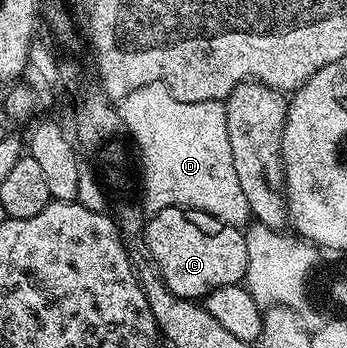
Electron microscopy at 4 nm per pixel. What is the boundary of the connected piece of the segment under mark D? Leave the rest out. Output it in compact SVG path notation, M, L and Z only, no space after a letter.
M147 84L119 100L118 111L121 125L136 139L145 213L167 208L196 208L225 224L249 223L250 202L246 202L234 170L230 134L226 134L226 110L221 101L182 102L174 98L165 84Z

